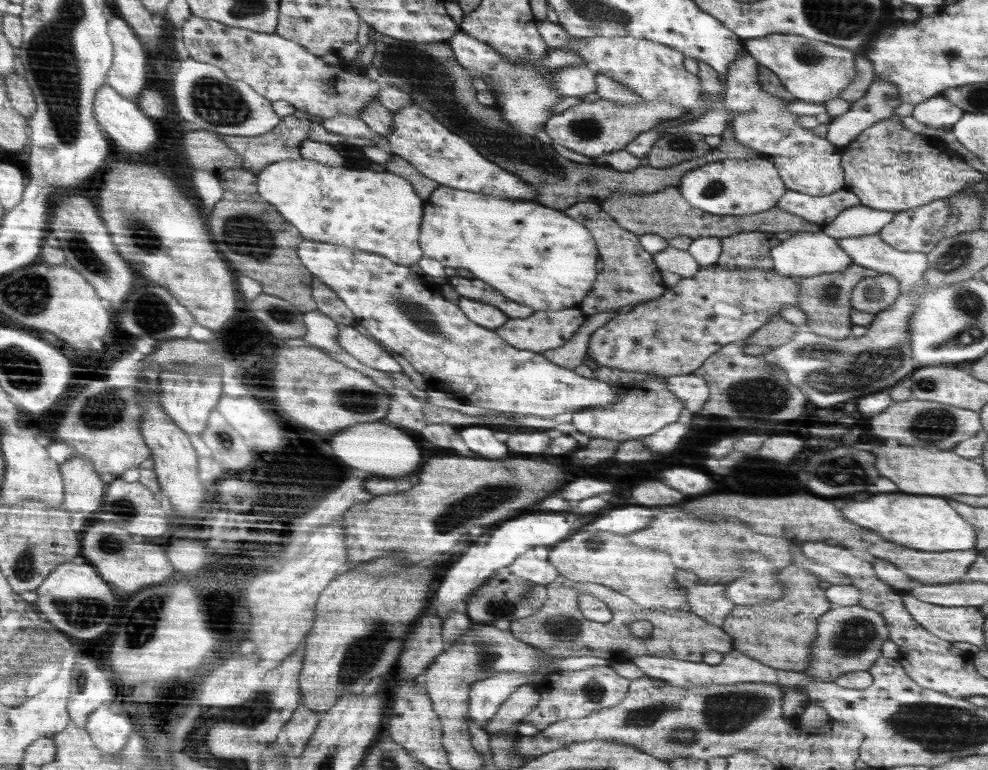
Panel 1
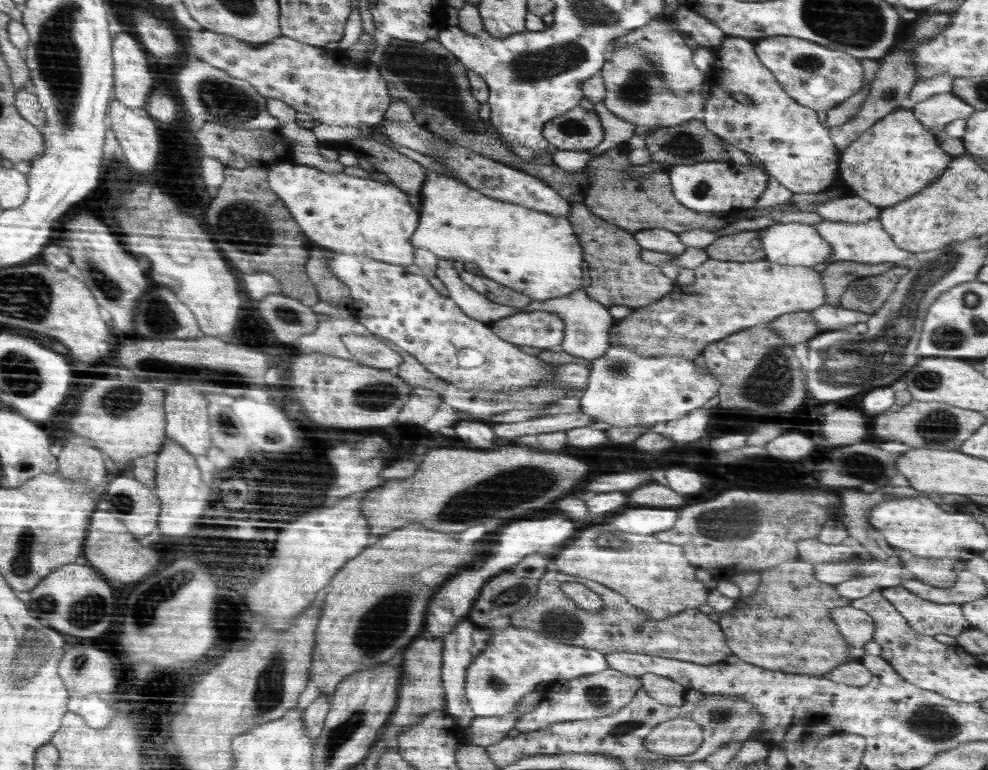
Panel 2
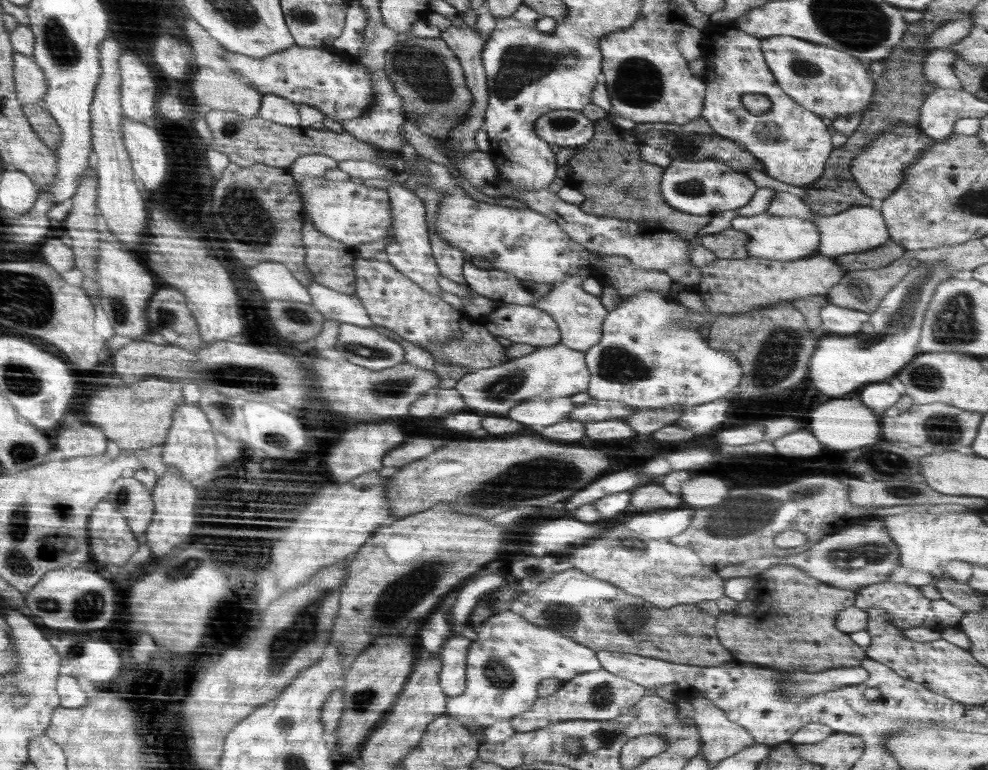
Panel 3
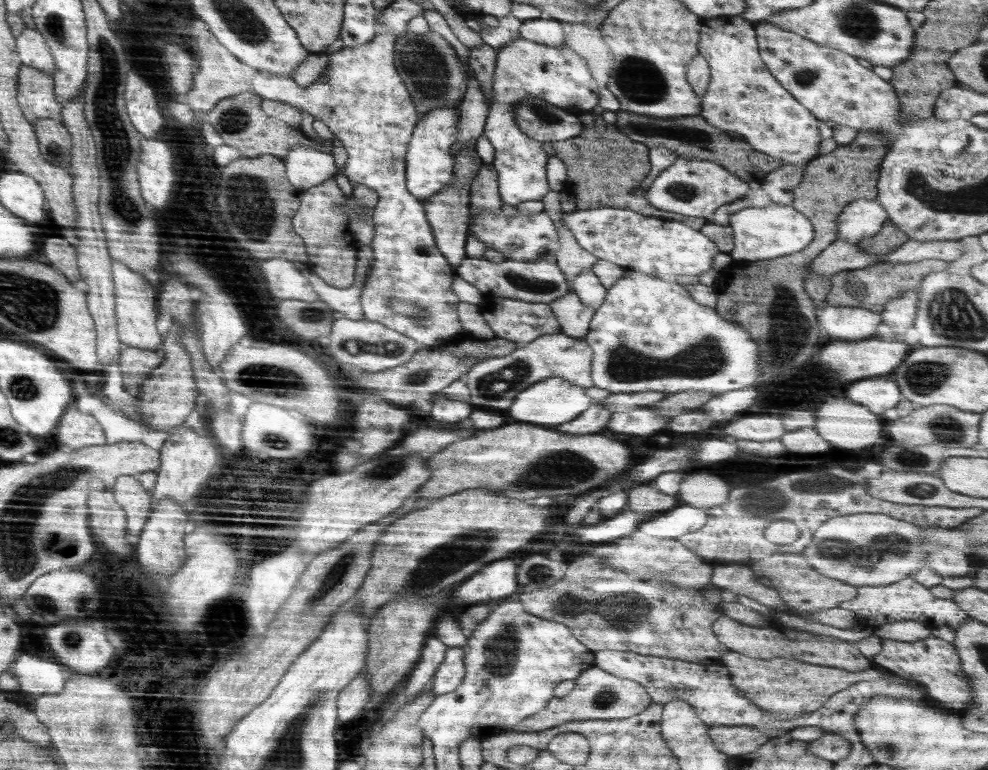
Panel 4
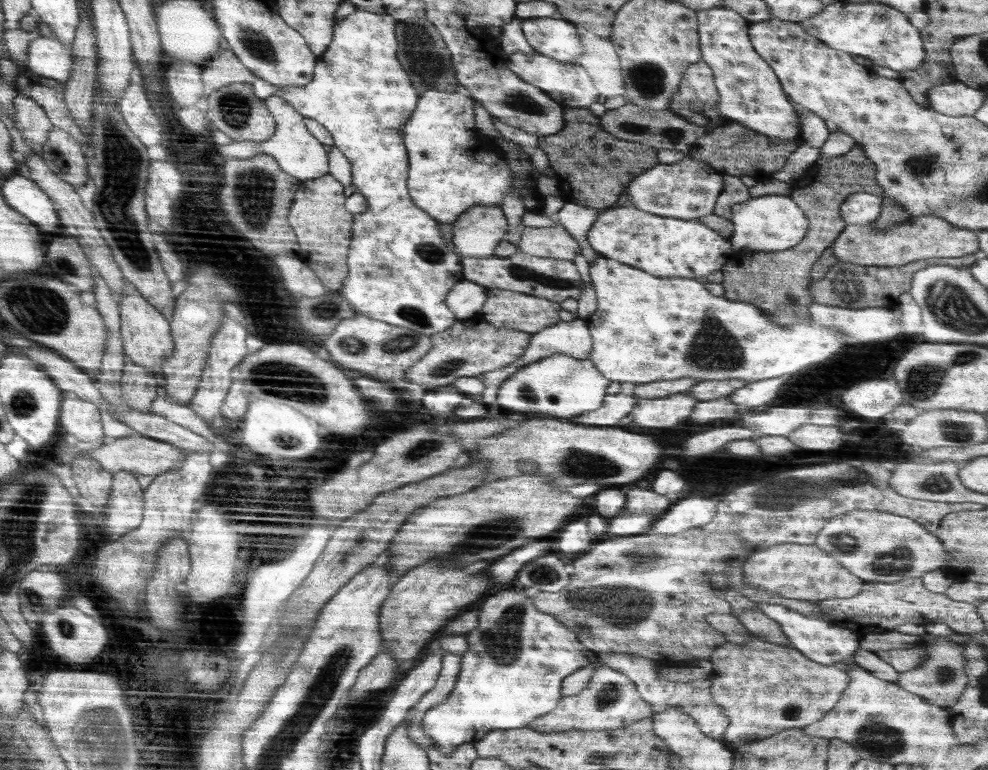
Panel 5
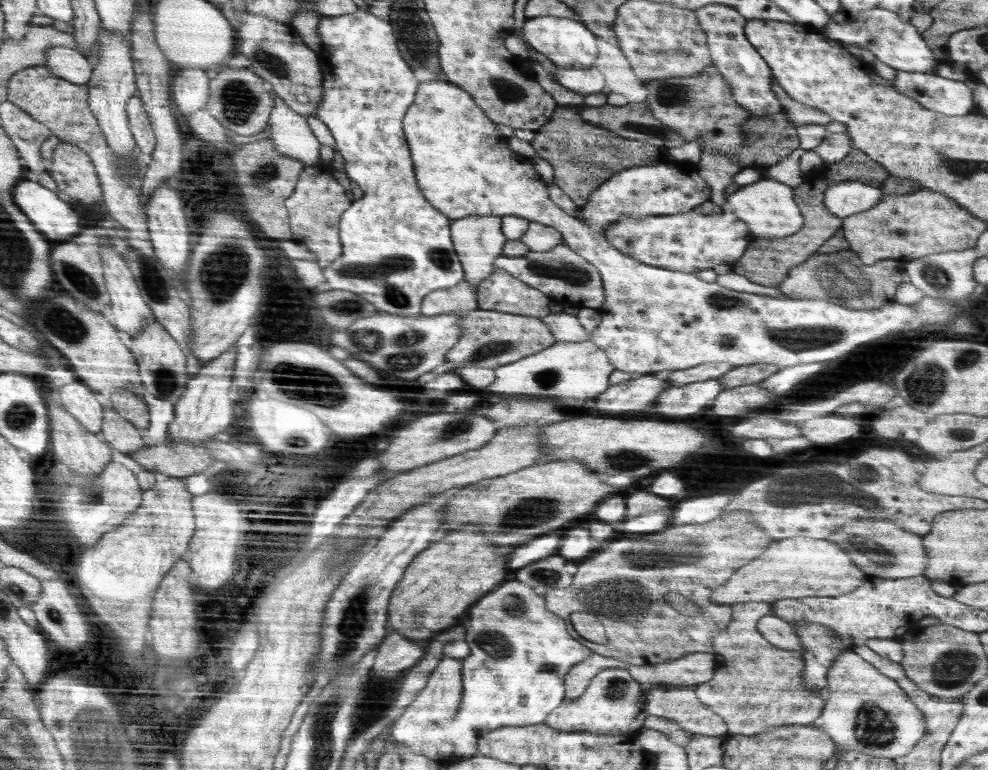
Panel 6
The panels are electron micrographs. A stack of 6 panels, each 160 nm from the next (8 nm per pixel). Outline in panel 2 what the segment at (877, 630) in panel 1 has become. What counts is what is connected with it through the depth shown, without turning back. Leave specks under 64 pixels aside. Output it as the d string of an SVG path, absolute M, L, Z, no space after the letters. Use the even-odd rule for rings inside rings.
M851 604L832 610L830 618L849 644L849 661L860 662L866 655L864 644L872 640L875 631L873 618Z

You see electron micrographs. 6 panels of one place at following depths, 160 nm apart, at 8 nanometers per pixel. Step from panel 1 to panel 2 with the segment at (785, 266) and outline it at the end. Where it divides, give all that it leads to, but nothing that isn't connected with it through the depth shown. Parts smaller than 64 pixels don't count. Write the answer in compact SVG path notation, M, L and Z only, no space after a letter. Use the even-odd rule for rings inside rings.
M773 223L756 230L765 258L781 265L807 266L825 263L831 246L813 226L802 223Z

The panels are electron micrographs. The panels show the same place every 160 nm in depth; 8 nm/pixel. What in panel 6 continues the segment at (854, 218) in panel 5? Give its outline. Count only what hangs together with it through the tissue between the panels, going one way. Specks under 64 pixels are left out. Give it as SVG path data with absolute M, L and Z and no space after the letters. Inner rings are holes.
M854 179L828 182L823 194L823 205L828 213L844 220L872 208L881 197L881 190Z

